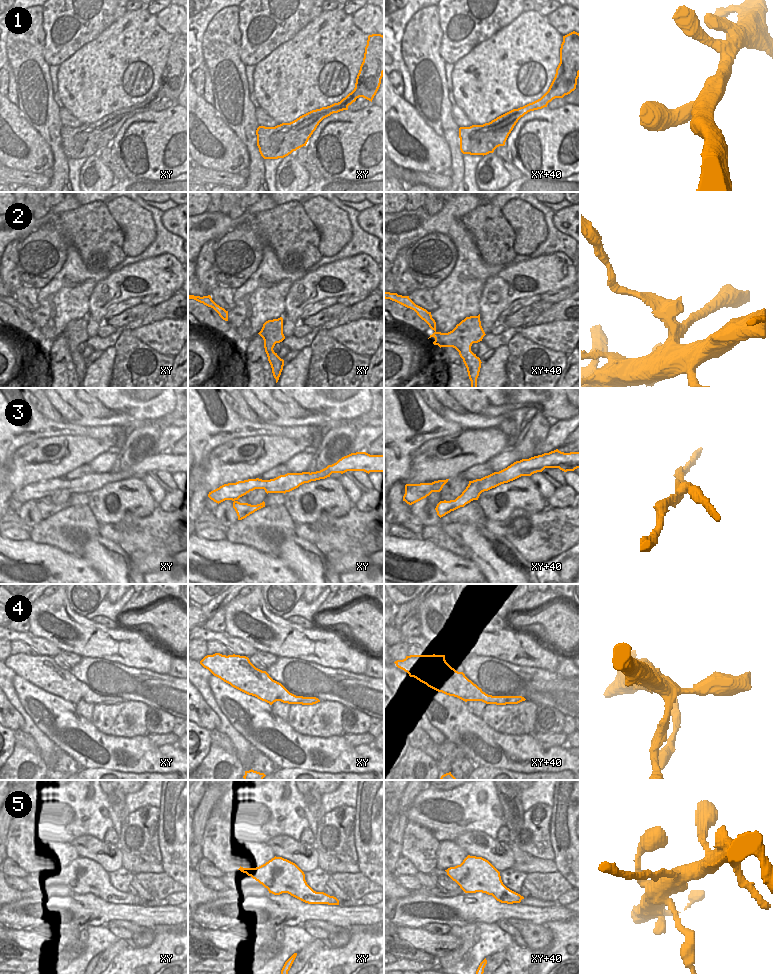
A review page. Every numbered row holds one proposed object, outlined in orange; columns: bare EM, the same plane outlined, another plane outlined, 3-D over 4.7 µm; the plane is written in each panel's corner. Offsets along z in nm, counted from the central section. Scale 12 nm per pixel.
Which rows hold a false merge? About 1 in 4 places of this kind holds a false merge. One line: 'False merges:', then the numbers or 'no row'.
False merges: 2, 3, 5

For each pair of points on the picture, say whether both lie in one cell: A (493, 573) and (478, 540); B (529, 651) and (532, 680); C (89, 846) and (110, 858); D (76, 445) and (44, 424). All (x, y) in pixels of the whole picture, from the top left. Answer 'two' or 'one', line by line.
A: one
B: two
C: one
D: two

